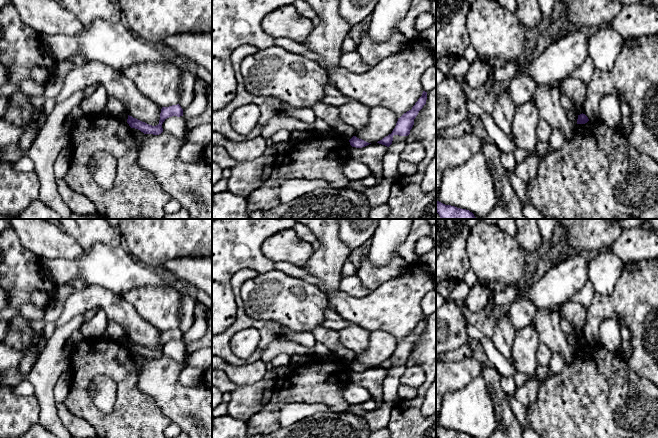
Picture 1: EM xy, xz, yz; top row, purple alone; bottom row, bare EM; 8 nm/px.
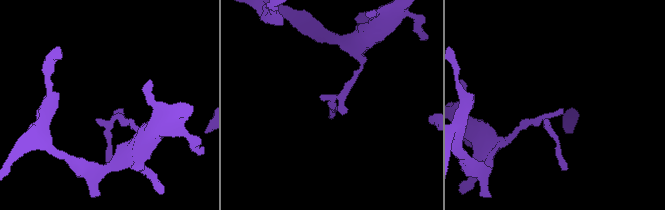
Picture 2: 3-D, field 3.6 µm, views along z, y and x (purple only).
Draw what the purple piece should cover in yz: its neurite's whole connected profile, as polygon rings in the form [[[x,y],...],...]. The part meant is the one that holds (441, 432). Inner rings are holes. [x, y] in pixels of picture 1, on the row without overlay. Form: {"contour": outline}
{"contour": [[[439,425],[436,426],[436,436],[438,438],[473,438],[469,434],[457,432],[451,429],[445,429]]]}

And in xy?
{"contour": [[[179,328],[172,329],[169,331],[162,331],[159,348],[156,350],[149,349],[129,339],[128,339],[127,347],[131,352],[138,353],[144,358],[159,359],[163,356],[163,352],[162,352],[163,346],[167,342],[172,340],[177,340],[177,341],[183,340],[183,333]]]}

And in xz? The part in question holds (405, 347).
{"contour": [[[423,315],[422,320],[418,323],[418,325],[412,331],[412,333],[404,337],[400,342],[398,342],[398,345],[392,357],[384,361],[377,367],[389,371],[392,368],[394,359],[408,360],[410,358],[410,354],[414,349],[414,343],[418,339],[419,335],[426,328],[426,324],[427,324],[427,316]]]}

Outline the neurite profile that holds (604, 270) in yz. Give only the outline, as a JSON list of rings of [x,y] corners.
[[[603,249],[588,261],[588,279],[595,292],[610,295],[616,286],[625,263],[611,250]]]

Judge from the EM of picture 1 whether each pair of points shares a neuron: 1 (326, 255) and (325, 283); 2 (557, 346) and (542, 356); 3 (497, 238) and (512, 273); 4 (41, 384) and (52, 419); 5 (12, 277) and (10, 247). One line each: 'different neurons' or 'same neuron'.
1: same neuron
2: different neurons
3: same neuron
4: same neuron
5: same neuron

